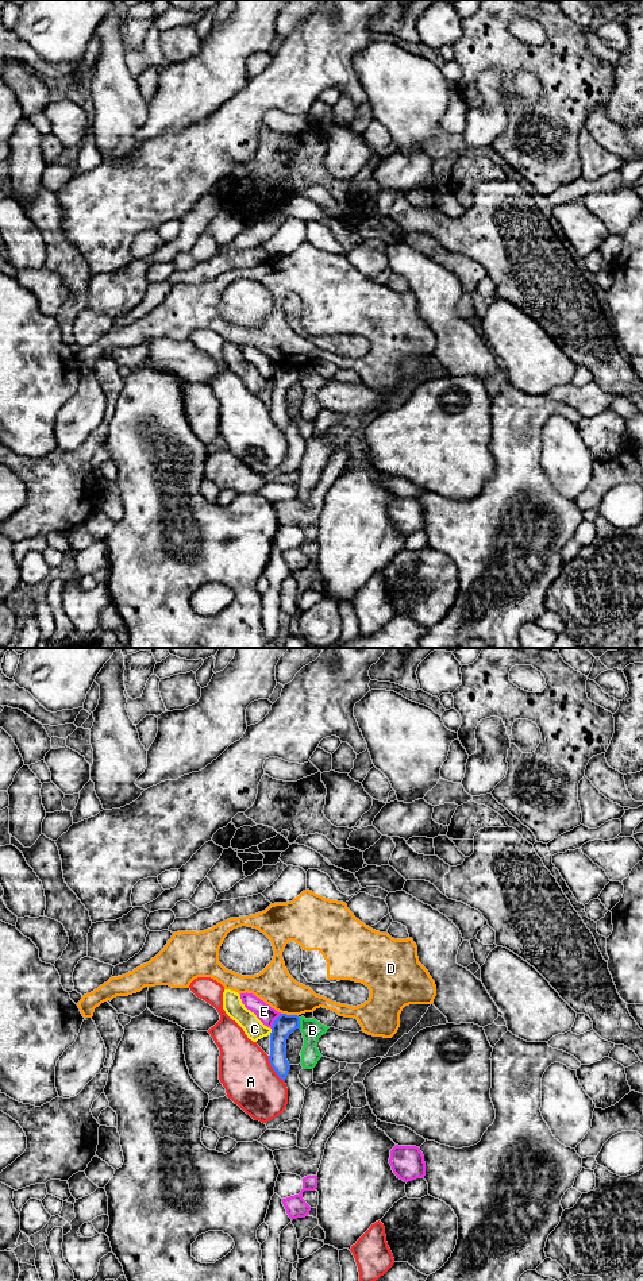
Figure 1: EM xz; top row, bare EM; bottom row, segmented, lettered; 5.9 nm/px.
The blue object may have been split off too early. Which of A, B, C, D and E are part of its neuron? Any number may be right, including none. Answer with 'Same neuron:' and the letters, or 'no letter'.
Same neuron: no letter

